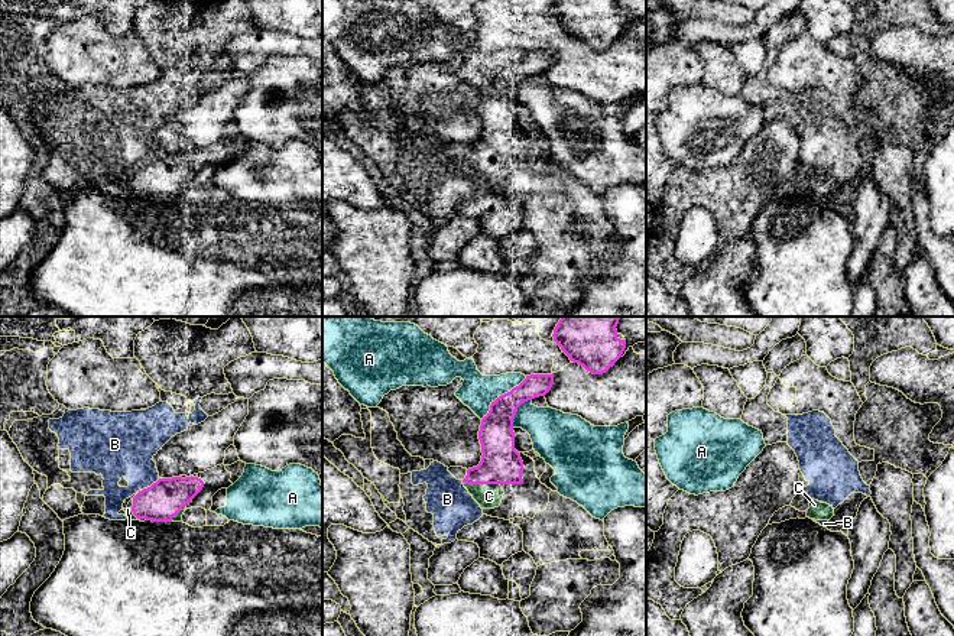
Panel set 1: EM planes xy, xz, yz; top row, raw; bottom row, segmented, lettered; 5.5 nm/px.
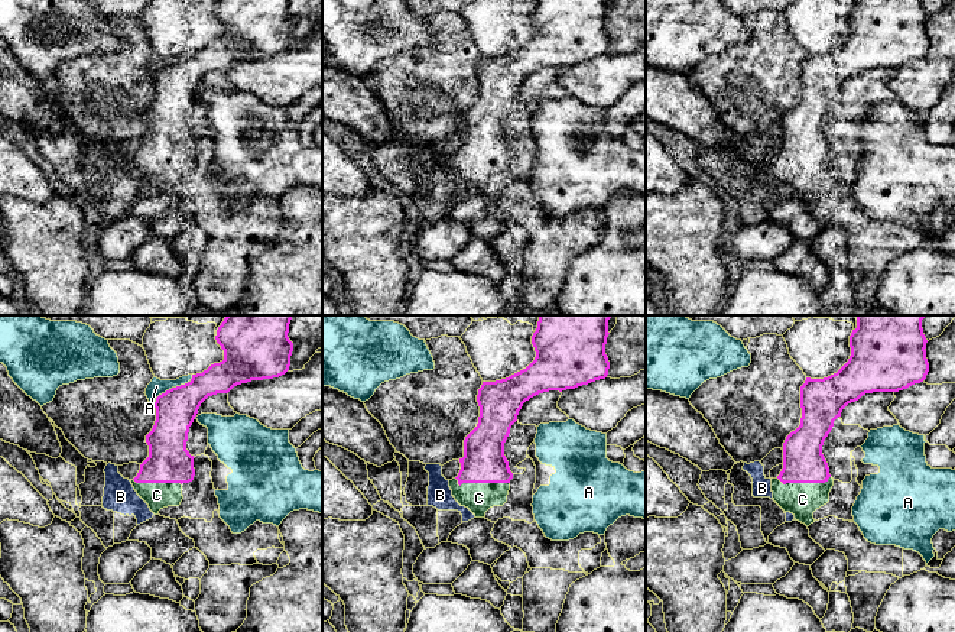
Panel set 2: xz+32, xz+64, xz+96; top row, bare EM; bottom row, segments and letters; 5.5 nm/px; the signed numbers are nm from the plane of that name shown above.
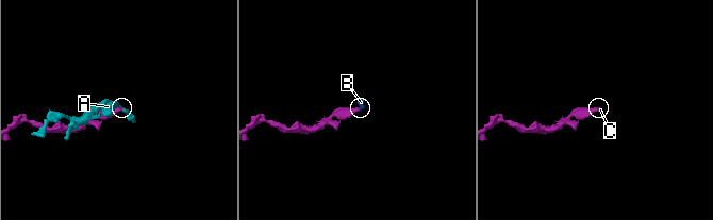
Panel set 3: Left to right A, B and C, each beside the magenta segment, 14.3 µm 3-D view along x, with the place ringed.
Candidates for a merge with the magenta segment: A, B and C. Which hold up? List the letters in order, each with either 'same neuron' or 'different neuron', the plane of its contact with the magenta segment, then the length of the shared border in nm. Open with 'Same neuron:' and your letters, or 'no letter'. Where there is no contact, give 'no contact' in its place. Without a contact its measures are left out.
Same neuron: C
A: different neuron | xz | 360 nm
B: different neuron | xy | 120 nm
C: same neuron | xz | 220 nm

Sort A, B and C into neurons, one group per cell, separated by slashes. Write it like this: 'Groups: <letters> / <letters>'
Groups: A / B / C

